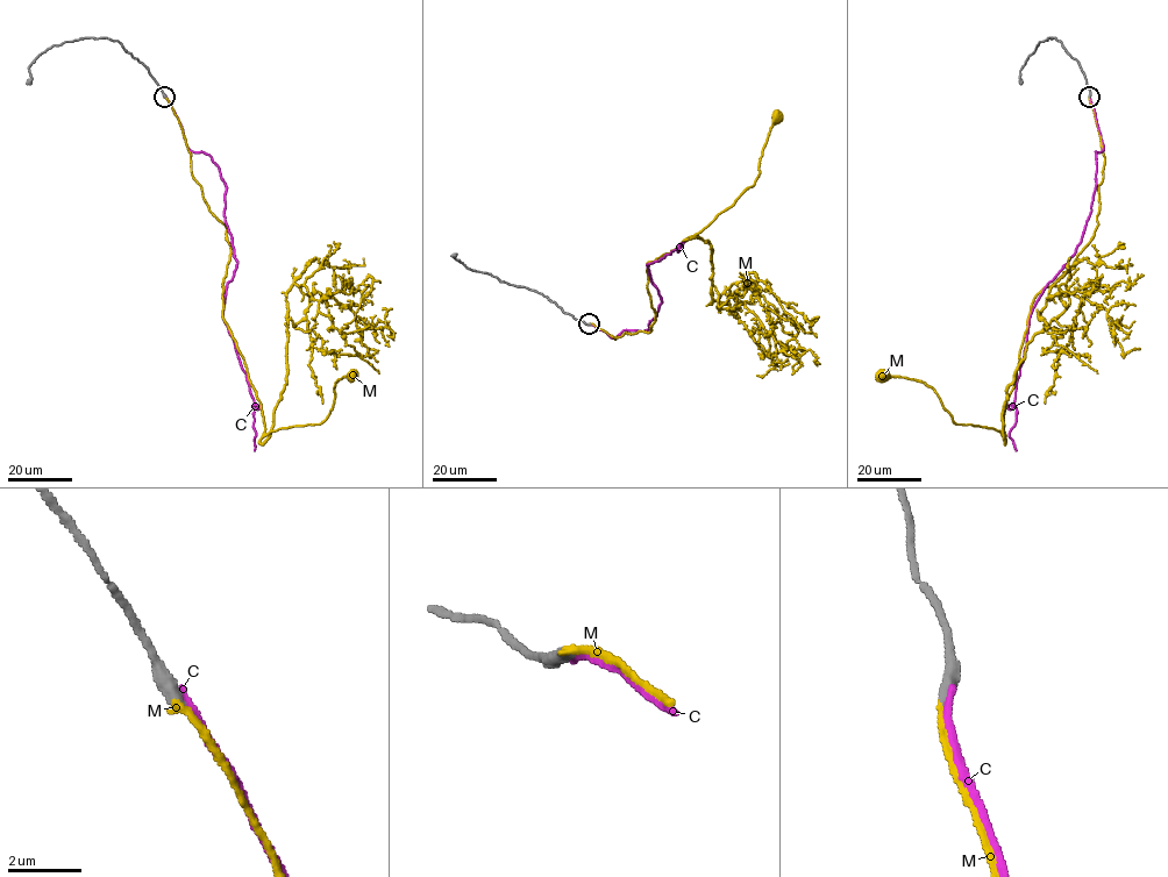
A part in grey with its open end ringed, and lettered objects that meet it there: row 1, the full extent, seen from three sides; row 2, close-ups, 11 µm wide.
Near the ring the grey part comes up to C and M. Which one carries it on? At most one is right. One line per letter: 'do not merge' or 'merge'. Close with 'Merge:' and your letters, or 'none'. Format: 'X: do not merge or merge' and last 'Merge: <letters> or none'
C: do not merge
M: merge
Merge: M

